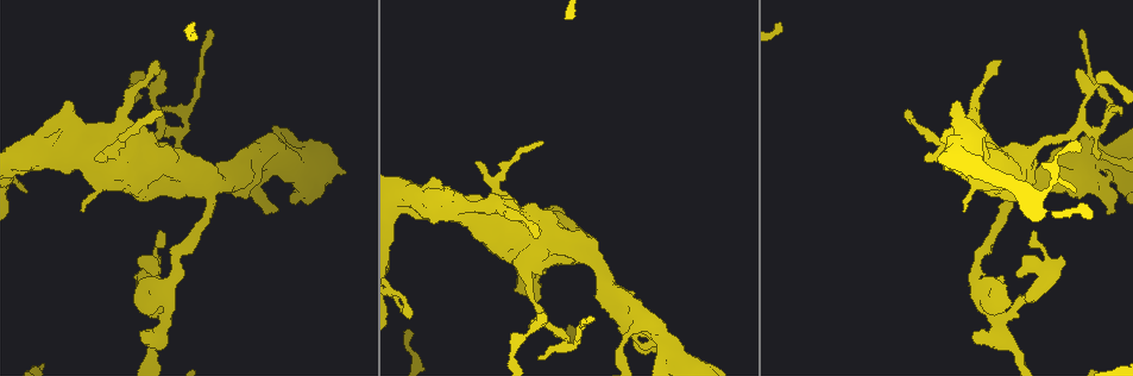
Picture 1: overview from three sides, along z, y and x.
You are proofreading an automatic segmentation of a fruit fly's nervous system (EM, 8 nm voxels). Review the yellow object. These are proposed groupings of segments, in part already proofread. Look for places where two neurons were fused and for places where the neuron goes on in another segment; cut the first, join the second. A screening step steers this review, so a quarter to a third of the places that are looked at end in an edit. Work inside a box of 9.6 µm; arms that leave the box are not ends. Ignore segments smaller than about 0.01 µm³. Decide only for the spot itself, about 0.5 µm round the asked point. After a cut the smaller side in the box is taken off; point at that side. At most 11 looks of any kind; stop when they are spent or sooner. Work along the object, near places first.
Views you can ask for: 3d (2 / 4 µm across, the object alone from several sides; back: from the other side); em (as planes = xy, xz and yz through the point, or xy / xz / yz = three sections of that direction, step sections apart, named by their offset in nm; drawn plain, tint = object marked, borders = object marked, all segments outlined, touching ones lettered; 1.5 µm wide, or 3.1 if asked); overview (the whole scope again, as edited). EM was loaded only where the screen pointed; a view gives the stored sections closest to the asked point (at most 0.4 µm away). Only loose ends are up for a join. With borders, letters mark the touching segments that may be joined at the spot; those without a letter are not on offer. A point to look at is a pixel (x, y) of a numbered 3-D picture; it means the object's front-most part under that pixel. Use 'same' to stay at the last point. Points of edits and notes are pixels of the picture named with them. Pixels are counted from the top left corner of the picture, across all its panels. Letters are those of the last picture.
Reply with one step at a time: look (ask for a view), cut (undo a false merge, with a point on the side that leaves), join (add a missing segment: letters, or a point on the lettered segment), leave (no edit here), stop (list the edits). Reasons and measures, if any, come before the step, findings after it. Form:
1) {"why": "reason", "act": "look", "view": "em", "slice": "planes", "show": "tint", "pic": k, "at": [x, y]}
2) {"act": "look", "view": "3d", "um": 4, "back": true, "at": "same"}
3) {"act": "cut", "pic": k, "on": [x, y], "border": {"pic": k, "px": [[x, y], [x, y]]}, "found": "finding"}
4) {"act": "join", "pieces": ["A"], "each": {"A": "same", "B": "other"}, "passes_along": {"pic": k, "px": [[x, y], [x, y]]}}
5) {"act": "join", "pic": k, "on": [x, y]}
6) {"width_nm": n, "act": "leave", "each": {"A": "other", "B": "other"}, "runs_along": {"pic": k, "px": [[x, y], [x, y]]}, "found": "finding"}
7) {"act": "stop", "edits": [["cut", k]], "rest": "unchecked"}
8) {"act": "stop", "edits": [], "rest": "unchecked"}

{"why": "sudden change in width", "act": "look", "view": "3d", "um": 4, "pic": 1, "at": [526, 276]}

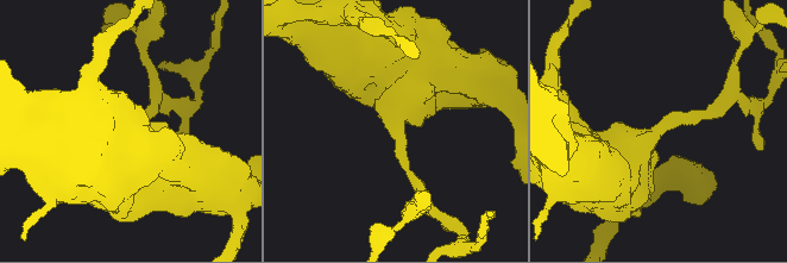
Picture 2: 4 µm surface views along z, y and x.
{"act": "look", "view": "em", "slice": "planes", "show": "borders", "pic": 2, "at": [395, 128]}

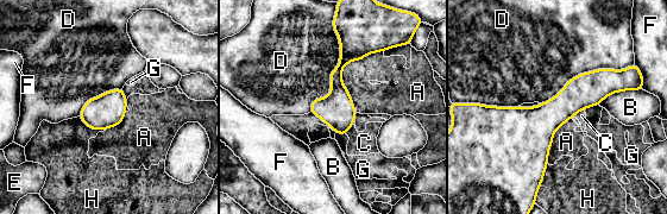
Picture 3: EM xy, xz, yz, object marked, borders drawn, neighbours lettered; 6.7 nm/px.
{"act": "leave", "each": {"A": "other", "B": "other", "C": "other", "D": "other", "E": "other", "F": "other", "G": "other", "H": "other"}, "border": {"pic": 3, "px": [[630, 64], [583, 71], [540, 104]]}, "found": "all the same neuron"}

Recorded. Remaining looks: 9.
{"why": "free end", "act": "look", "view": "3d", "um": 4, "back": true, "pic": 1, "at": [409, 317]}

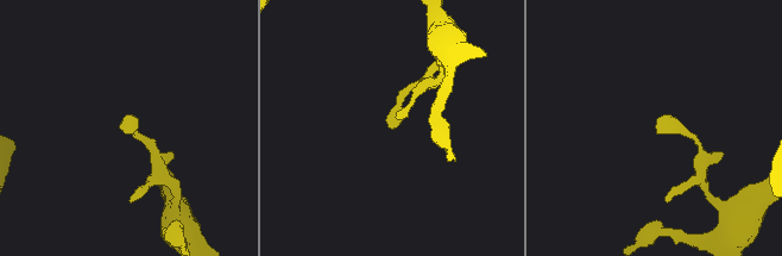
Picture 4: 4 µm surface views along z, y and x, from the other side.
{"act": "look", "view": "em", "slice": "planes", "show": "plain", "pic": 4, "at": [659, 129]}

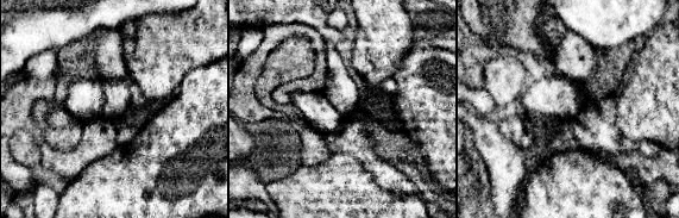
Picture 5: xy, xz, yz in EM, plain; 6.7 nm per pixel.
{"act": "look", "view": "em", "slice": "planes", "show": "borders", "at": "same"}

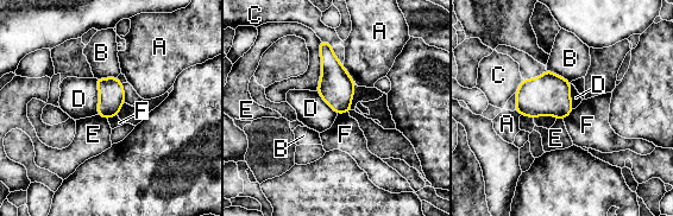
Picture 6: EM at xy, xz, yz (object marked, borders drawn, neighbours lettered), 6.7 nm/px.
{"act": "leave", "each": {"A": "other", "B": "other", "C": "other", "D": "other", "E": "other", "F": "other"}, "border": {"pic": 6, "px": [[95, 78], [99, 95], [98, 114]]}, "found": "no lettered segment goes on from it"}

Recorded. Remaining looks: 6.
{"why": "branch stops here", "act": "look", "view": "3d", "um": 2, "pic": 1, "at": [161, 231]}

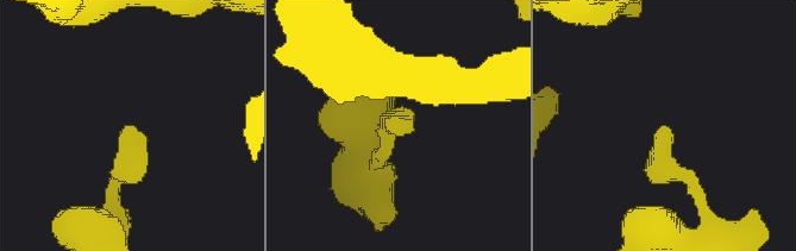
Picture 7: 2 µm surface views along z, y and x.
{"act": "look", "view": "em", "slice": "xy", "step": 4, "show": "borders", "pic": 7, "at": [662, 130]}

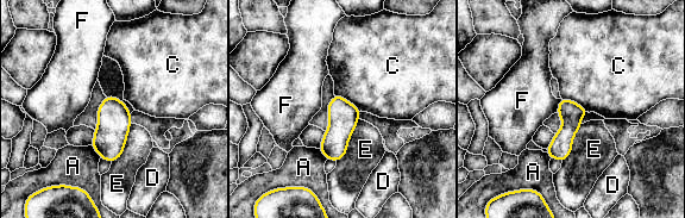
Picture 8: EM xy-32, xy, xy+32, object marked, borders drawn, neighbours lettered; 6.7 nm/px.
{"width_nm": 160, "act": "leave", "each": {"A": "other", "C": "other", "D": "other", "E": "other", "F": "other"}, "border": {"pic": 8, "px": [[334, 94], [344, 97], [359, 111]]}, "found": "no lettered segment goes on from it"}

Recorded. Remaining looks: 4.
{"why": "free end", "act": "look", "view": "em", "slice": "xz", "step": 4, "show": "borders", "pic": 1, "at": [155, 59]}

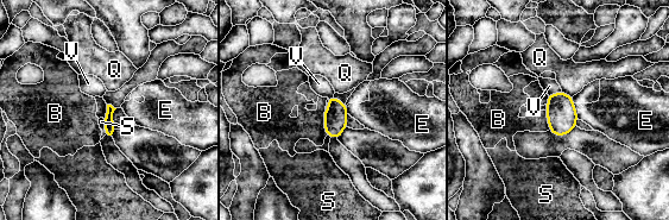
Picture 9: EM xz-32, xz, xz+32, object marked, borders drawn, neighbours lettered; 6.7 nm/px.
{"act": "look", "view": "em", "slice": "planes", "show": "borders", "at": "same"}

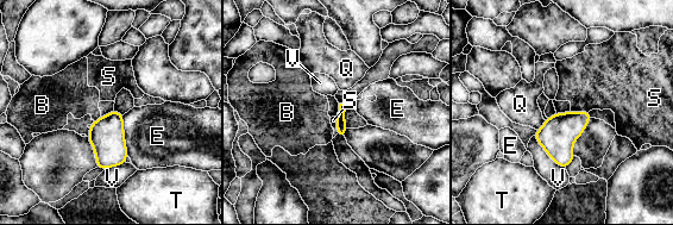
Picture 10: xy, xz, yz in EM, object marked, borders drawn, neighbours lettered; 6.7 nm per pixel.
{"act": "leave", "each": {"B": "other", "E": "other", "Q": "other", "S": "other", "T": "other", "V": "other"}, "border": {"pic": 10, "px": [[333, 117], [337, 124], [337, 133]]}, "found": "no lettered segment goes on from it"}

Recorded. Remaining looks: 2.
{"act": "look", "view": "3d", "um": 4, "pic": 1, "at": [96, 158]}

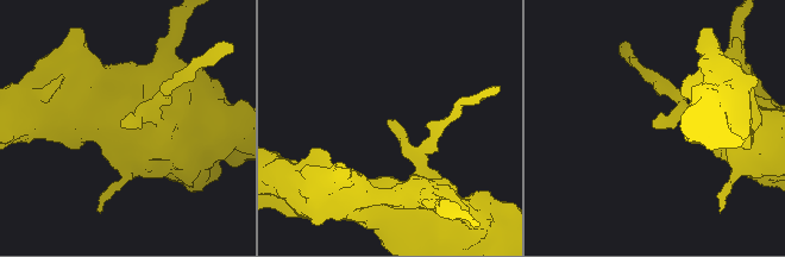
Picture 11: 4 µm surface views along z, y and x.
{"why": "need the tissue", "act": "look", "view": "em", "slice": "xy", "step": 4, "show": "borders", "pic": 11, "at": [390, 121]}

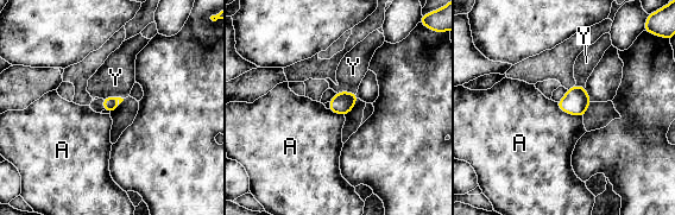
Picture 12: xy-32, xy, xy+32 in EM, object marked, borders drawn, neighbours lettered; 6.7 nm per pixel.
{"width_nm": 100, "act": "leave", "each": {"A": "other", "Y": "other"}, "border": {"pic": 12, "px": [[556, 102], [561, 109], [582, 117]]}, "found": "no lettered segment goes on from it"}

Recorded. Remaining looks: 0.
{"act": "stop", "edits": [], "rest": "unchecked"}

